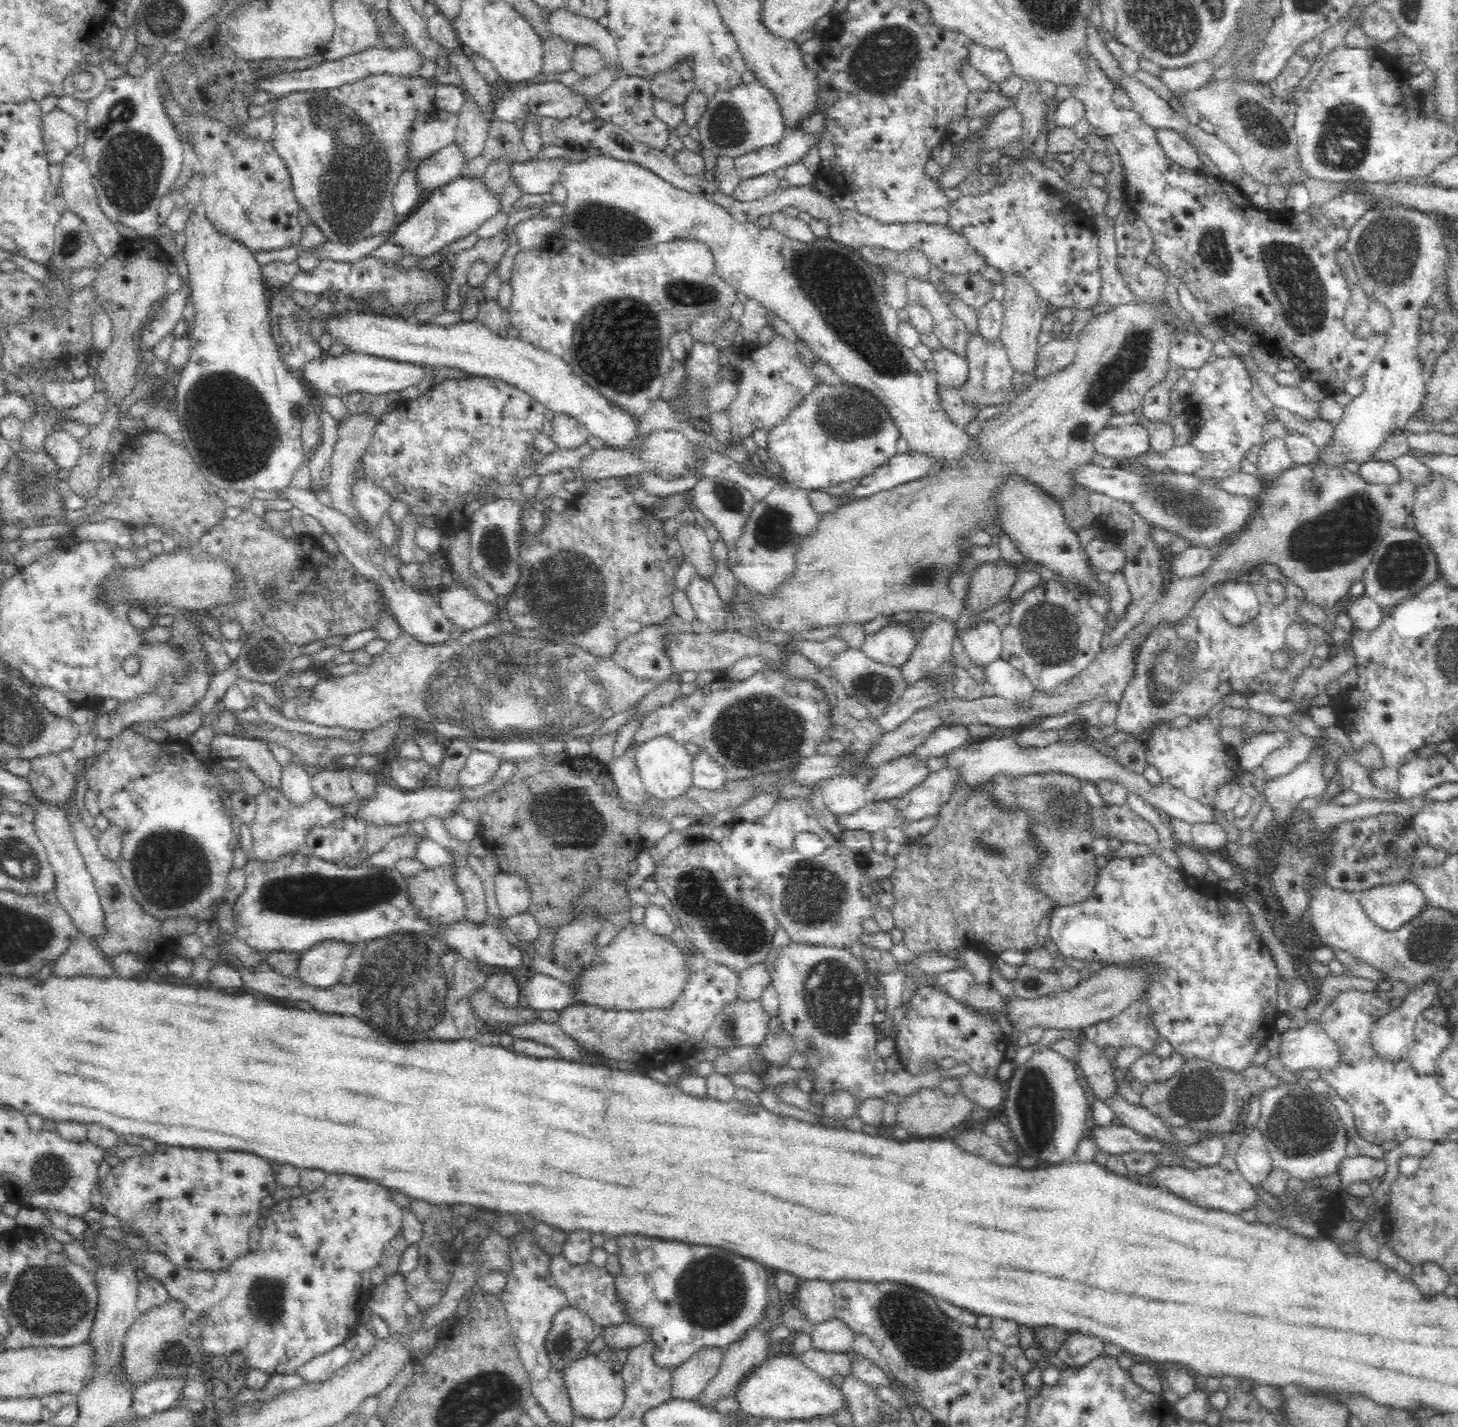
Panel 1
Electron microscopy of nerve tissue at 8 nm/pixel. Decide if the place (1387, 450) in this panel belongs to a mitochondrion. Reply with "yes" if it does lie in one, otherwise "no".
no

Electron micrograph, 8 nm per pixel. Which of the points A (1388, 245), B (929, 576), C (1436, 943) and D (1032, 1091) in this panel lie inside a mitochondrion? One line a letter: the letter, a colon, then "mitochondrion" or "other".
A: mitochondrion
B: mitochondrion
C: mitochondrion
D: mitochondrion

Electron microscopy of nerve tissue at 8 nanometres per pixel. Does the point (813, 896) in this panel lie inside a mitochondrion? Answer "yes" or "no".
yes

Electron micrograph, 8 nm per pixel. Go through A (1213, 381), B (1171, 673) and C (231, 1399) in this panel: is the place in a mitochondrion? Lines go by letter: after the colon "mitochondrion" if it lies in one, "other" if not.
A: other
B: mitochondrion
C: other

